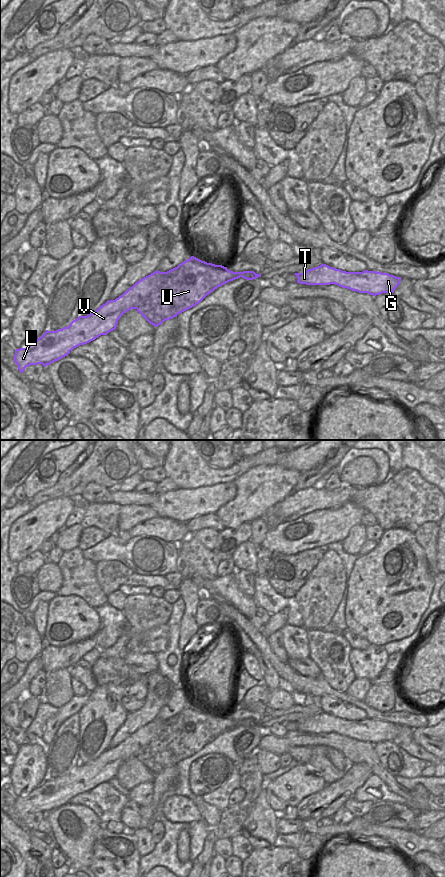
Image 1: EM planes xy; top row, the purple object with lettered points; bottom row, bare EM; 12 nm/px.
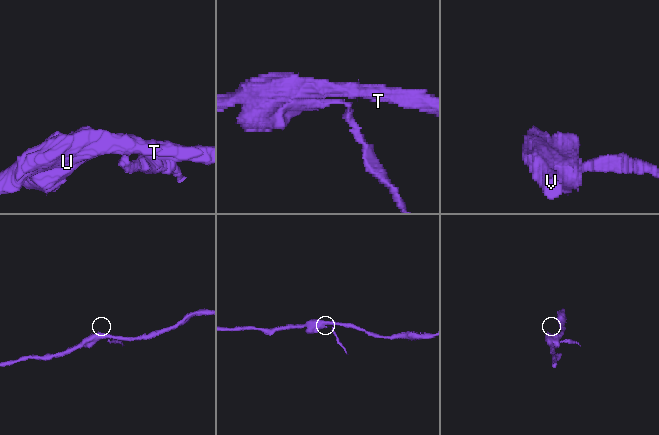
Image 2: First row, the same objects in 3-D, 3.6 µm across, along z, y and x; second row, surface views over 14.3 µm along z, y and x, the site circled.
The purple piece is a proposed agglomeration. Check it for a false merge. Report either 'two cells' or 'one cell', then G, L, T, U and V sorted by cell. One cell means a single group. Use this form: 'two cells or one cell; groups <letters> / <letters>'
two cells; groups G L T V / U

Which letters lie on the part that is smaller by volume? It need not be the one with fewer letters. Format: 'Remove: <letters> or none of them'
Remove: U

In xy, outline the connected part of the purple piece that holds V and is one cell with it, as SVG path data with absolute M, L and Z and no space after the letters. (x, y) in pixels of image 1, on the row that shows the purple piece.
M178 266L167 272L156 270L136 282L115 300L108 300L95 312L79 316L68 327L56 331L46 330L28 347L15 350L14 361L18 370L23 373L26 367L37 364L46 367L68 356L74 348L115 330L124 313L137 309L142 299L161 288L178 270Z

